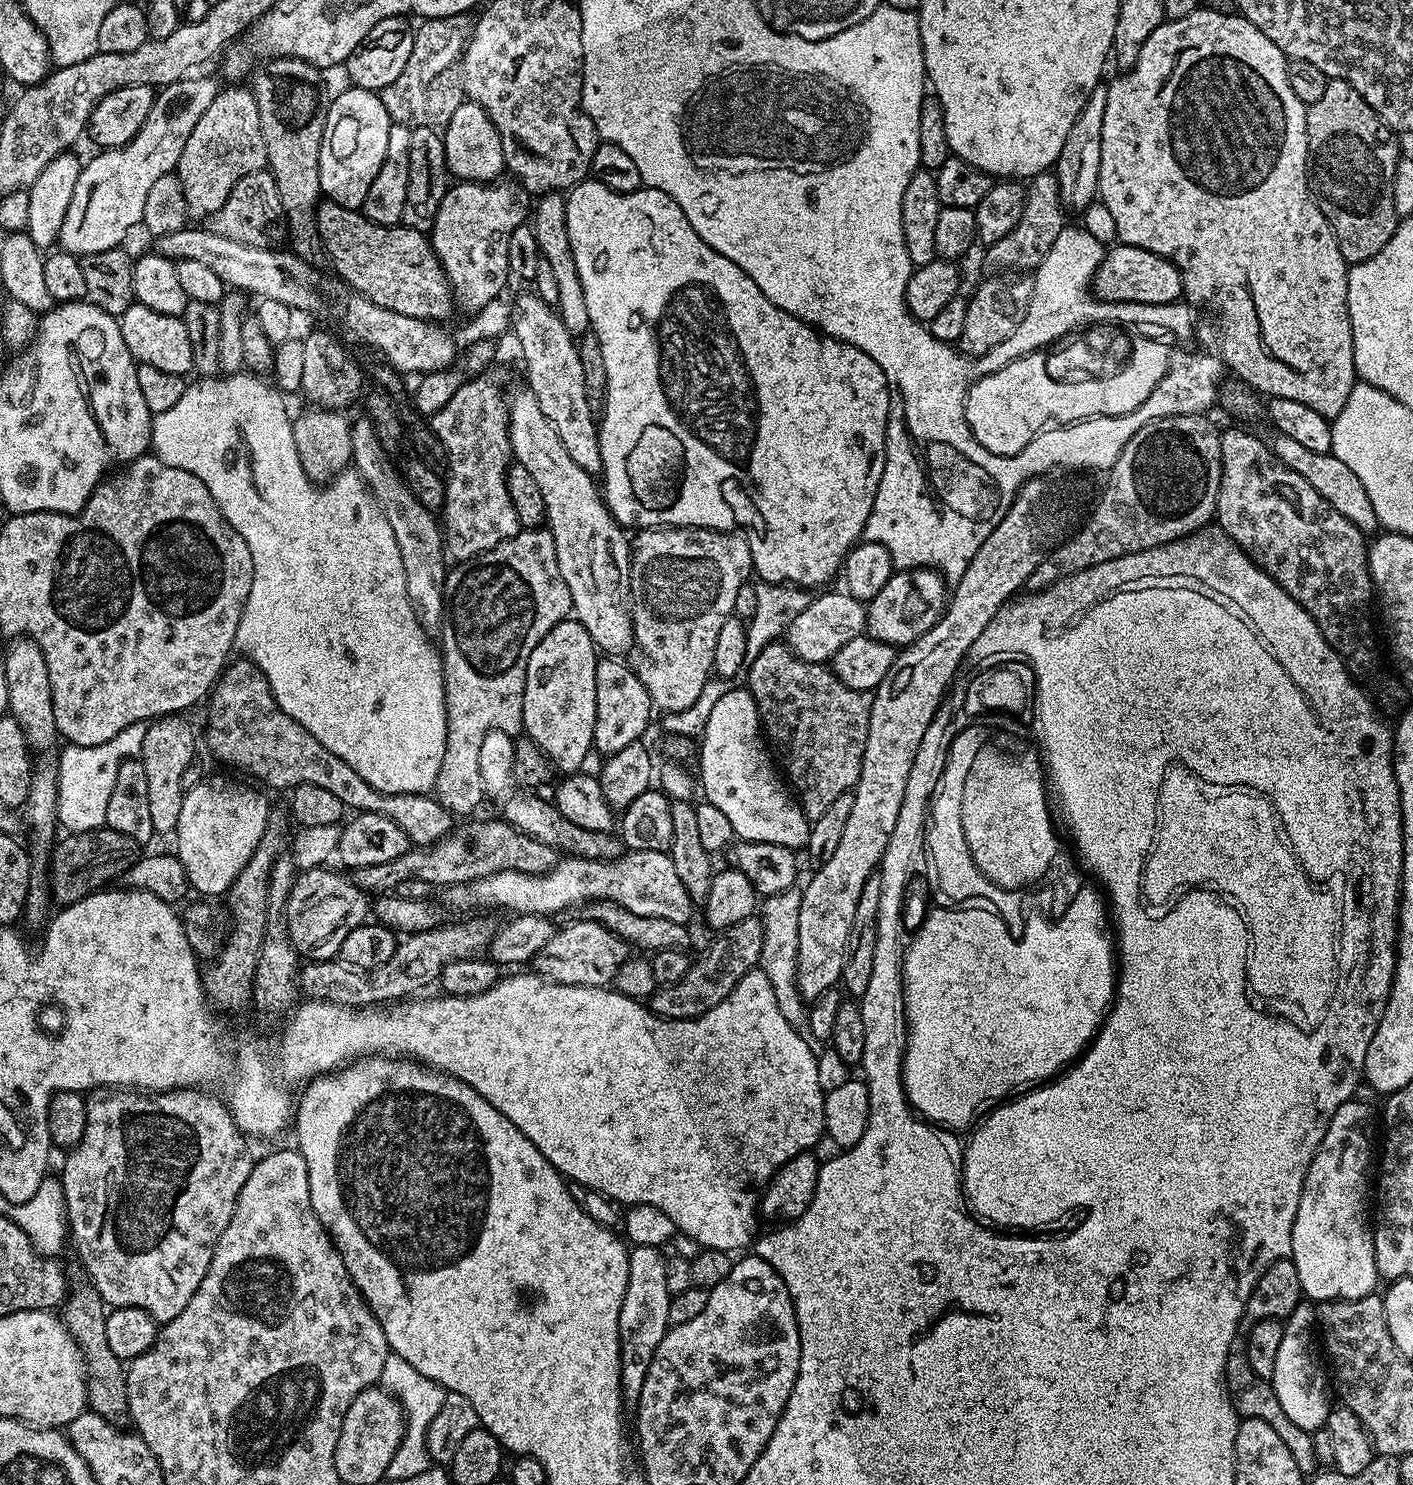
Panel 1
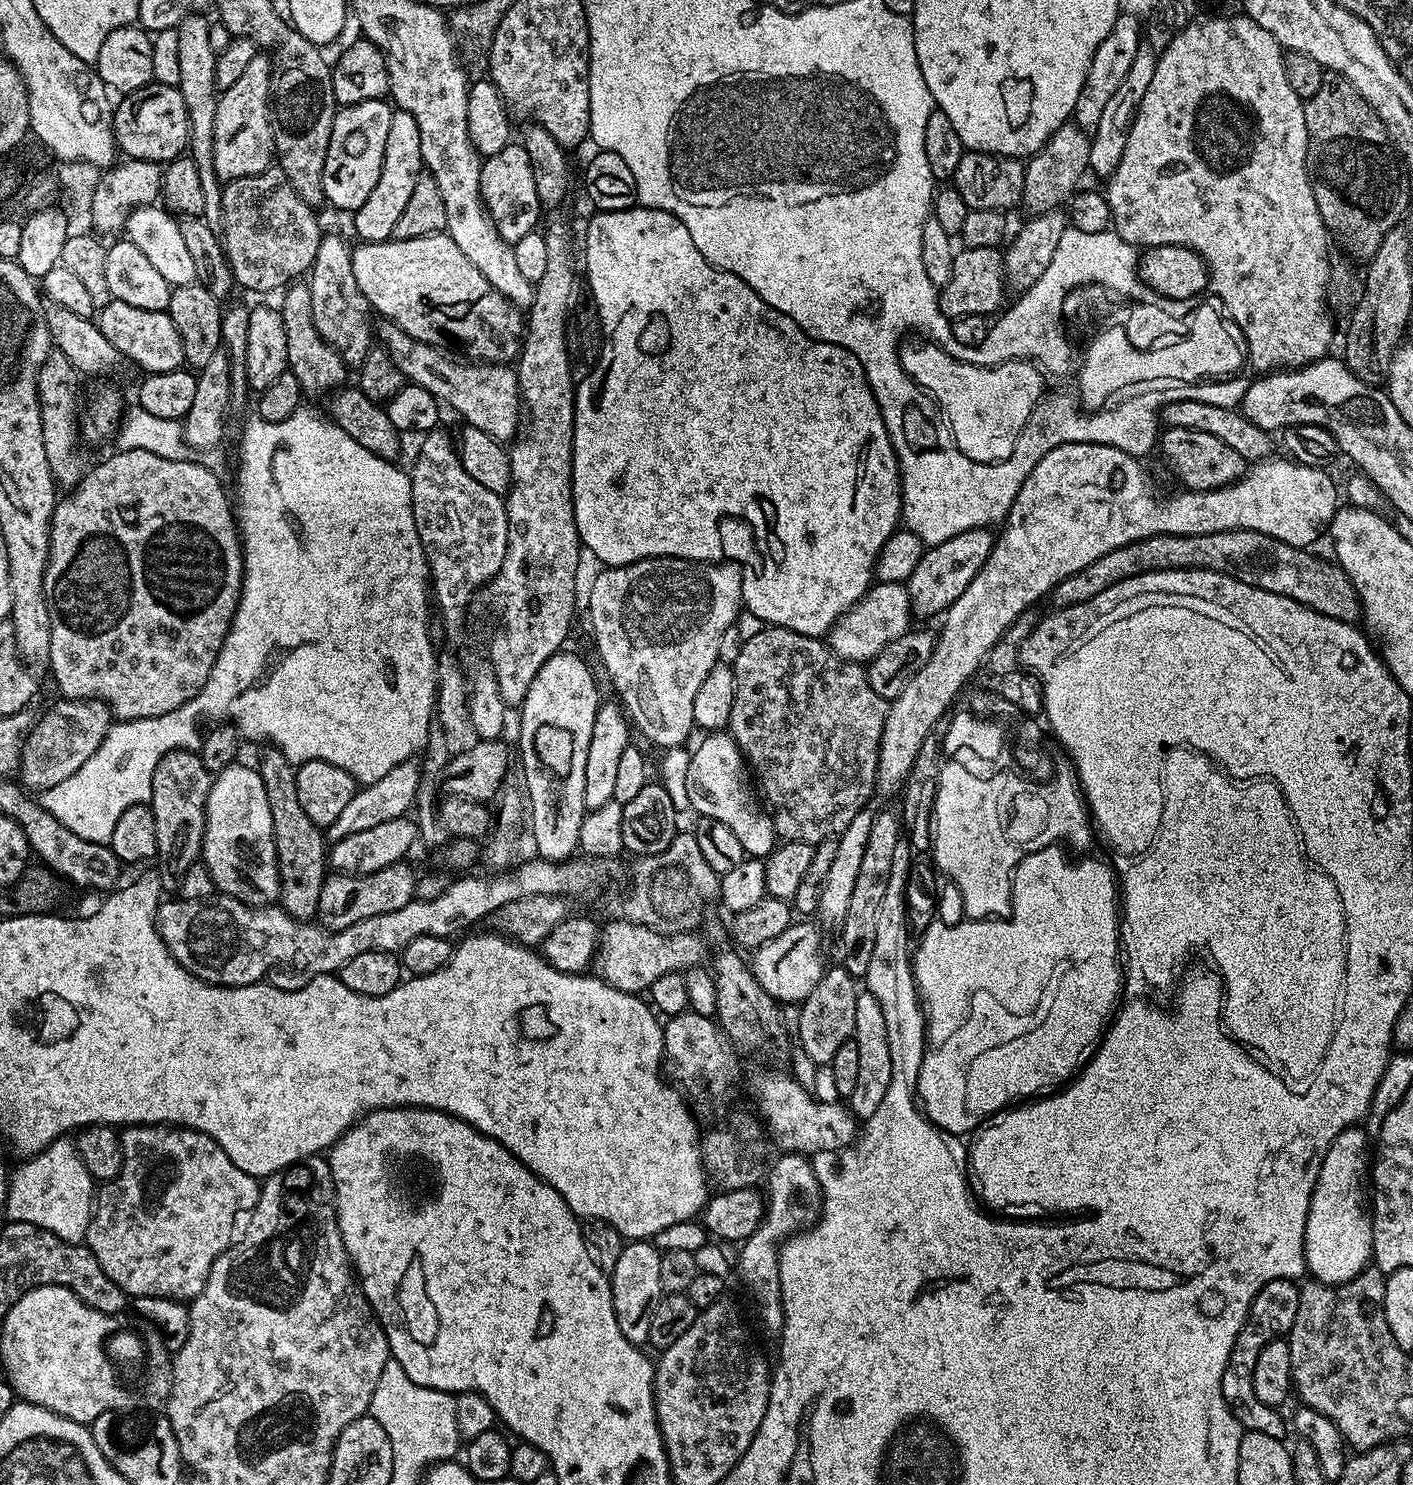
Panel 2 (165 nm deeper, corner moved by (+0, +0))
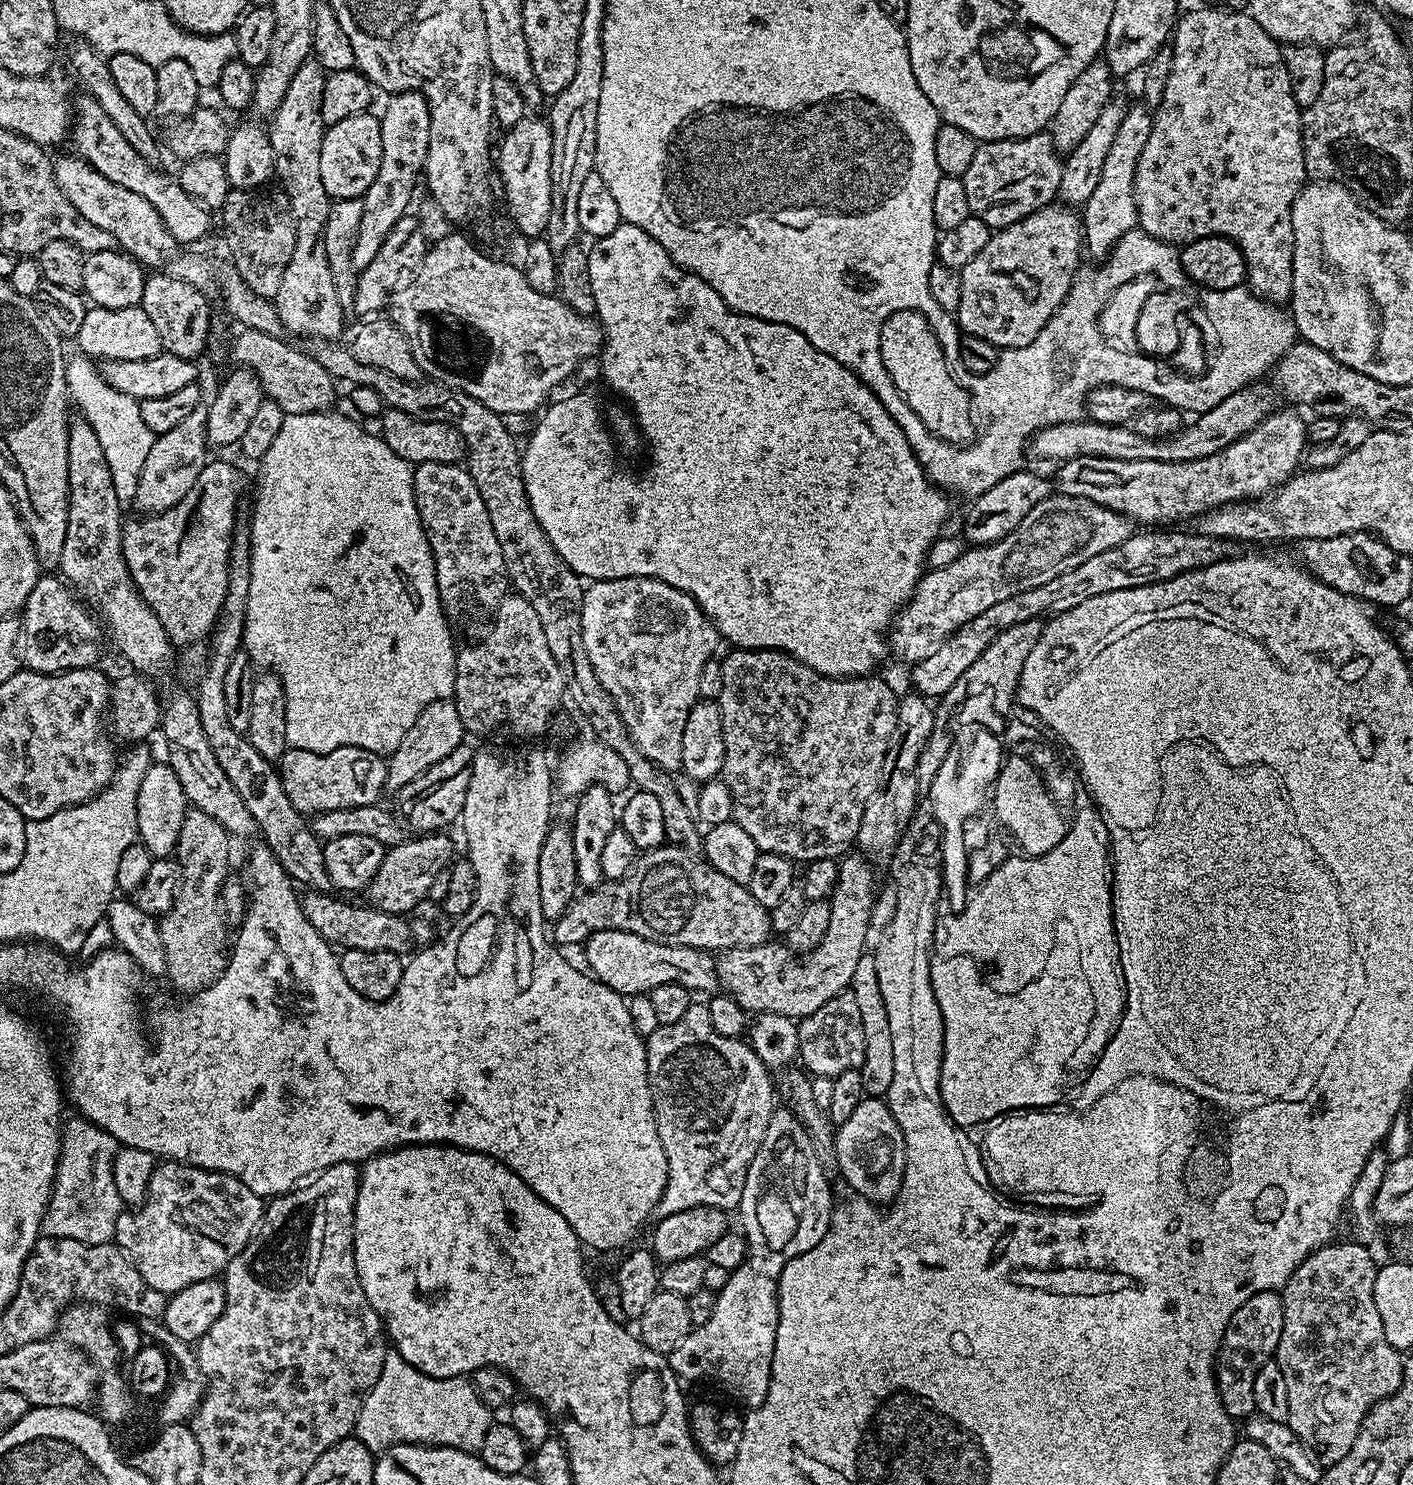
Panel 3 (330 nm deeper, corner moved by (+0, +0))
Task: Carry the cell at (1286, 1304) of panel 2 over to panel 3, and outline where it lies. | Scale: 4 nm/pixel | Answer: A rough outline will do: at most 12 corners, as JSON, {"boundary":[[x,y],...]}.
{"boundary":[[1254,1294],[1230,1318],[1216,1385],[1240,1422],[1276,1355],[1284,1298]]}

